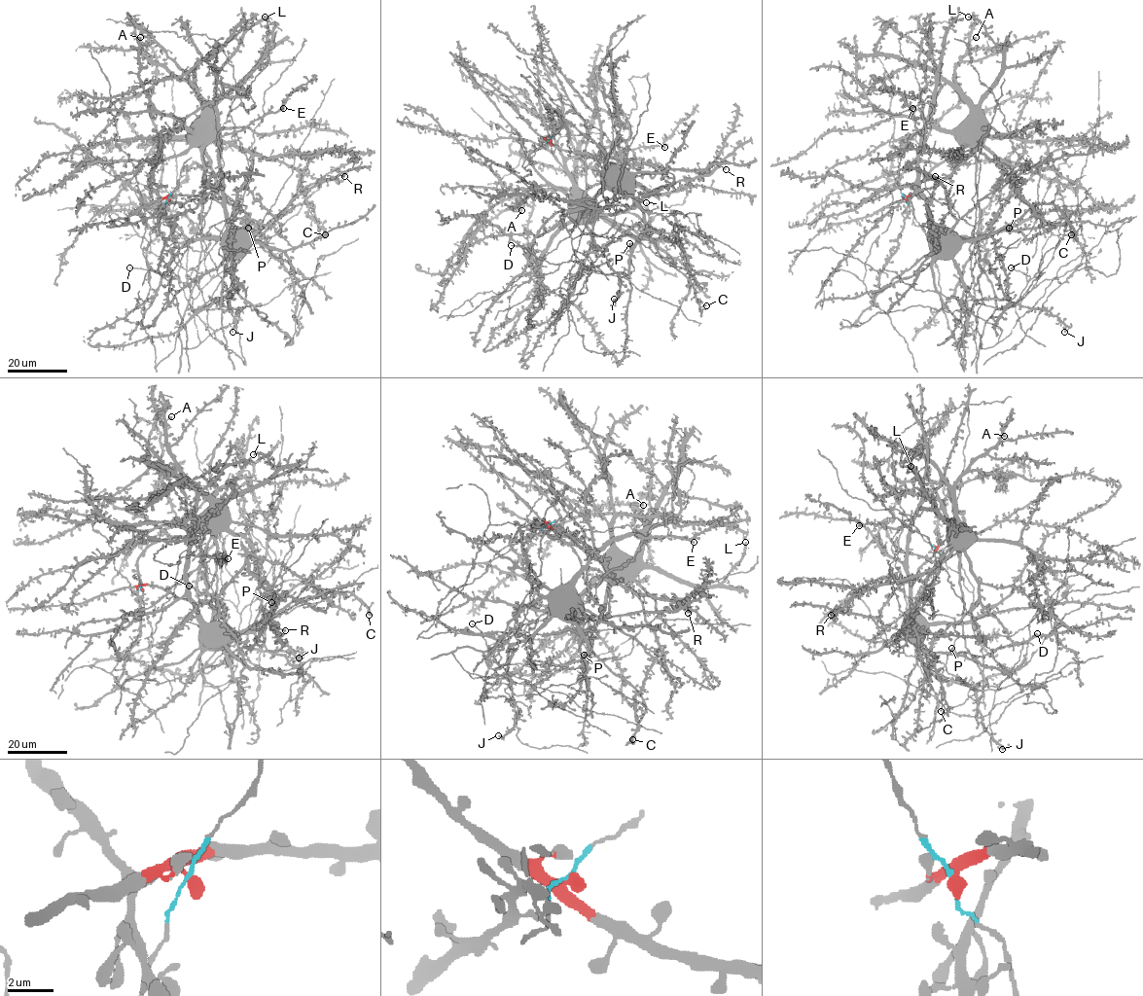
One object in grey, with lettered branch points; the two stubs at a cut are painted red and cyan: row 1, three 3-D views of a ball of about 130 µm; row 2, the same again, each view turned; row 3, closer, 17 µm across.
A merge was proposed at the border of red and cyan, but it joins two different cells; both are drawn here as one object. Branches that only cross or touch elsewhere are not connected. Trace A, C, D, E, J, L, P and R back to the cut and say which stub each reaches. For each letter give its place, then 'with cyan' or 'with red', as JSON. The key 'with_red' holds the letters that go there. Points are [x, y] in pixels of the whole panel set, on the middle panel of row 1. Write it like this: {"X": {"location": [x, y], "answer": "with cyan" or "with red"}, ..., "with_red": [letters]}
{"A": {"location": [521, 210], "answer": "with cyan"}, "C": {"location": [706, 305], "answer": "with red"}, "D": {"location": [511, 245], "answer": "with cyan"}, "E": {"location": [664, 147], "answer": "with red"}, "J": {"location": [614, 299], "answer": "with red"}, "L": {"location": [646, 202], "answer": "with cyan"}, "P": {"location": [629, 243], "answer": "with red"}, "R": {"location": [726, 169], "answer": "with red"}, "with_red": ["C", "E", "J", "P", "R"]}

